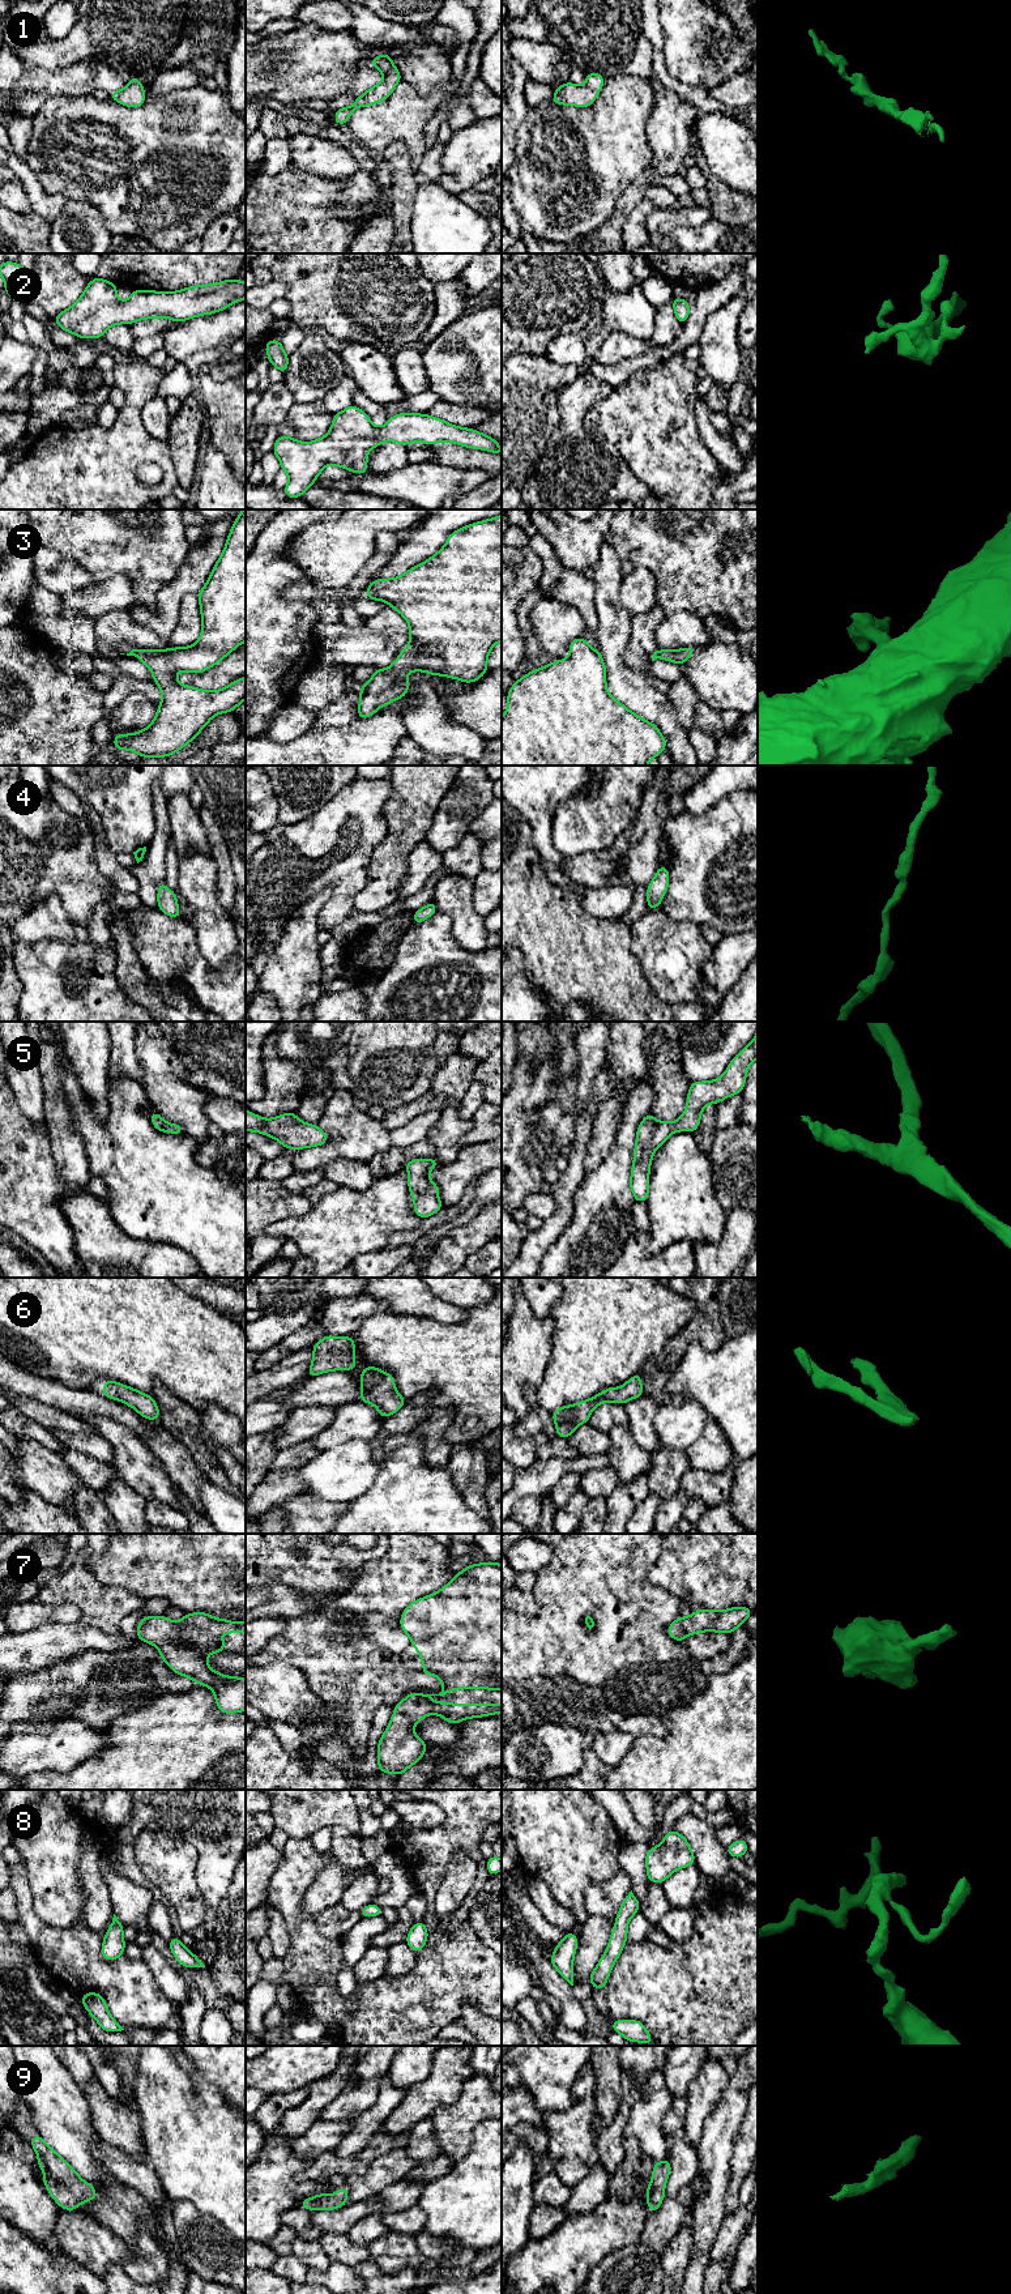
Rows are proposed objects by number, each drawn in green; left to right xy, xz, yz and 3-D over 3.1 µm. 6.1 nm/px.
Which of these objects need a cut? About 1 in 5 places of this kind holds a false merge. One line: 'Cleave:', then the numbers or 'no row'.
Cleave: no row

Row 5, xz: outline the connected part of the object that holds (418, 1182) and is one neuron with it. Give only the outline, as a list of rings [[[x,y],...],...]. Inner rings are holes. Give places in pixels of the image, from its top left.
[[[415,1159],[405,1164],[409,1172],[408,1186],[414,1198],[414,1214],[421,1219],[434,1215],[443,1208],[436,1197],[439,1186],[428,1178],[428,1172],[439,1165],[436,1159]]]

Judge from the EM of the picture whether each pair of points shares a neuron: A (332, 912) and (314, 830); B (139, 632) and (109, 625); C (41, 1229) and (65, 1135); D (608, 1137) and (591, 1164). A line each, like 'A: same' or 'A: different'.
A: same
B: same
C: different
D: same

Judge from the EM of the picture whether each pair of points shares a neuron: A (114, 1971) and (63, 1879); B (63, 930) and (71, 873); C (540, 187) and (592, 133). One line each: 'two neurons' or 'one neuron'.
A: two neurons
B: two neurons
C: one neuron

